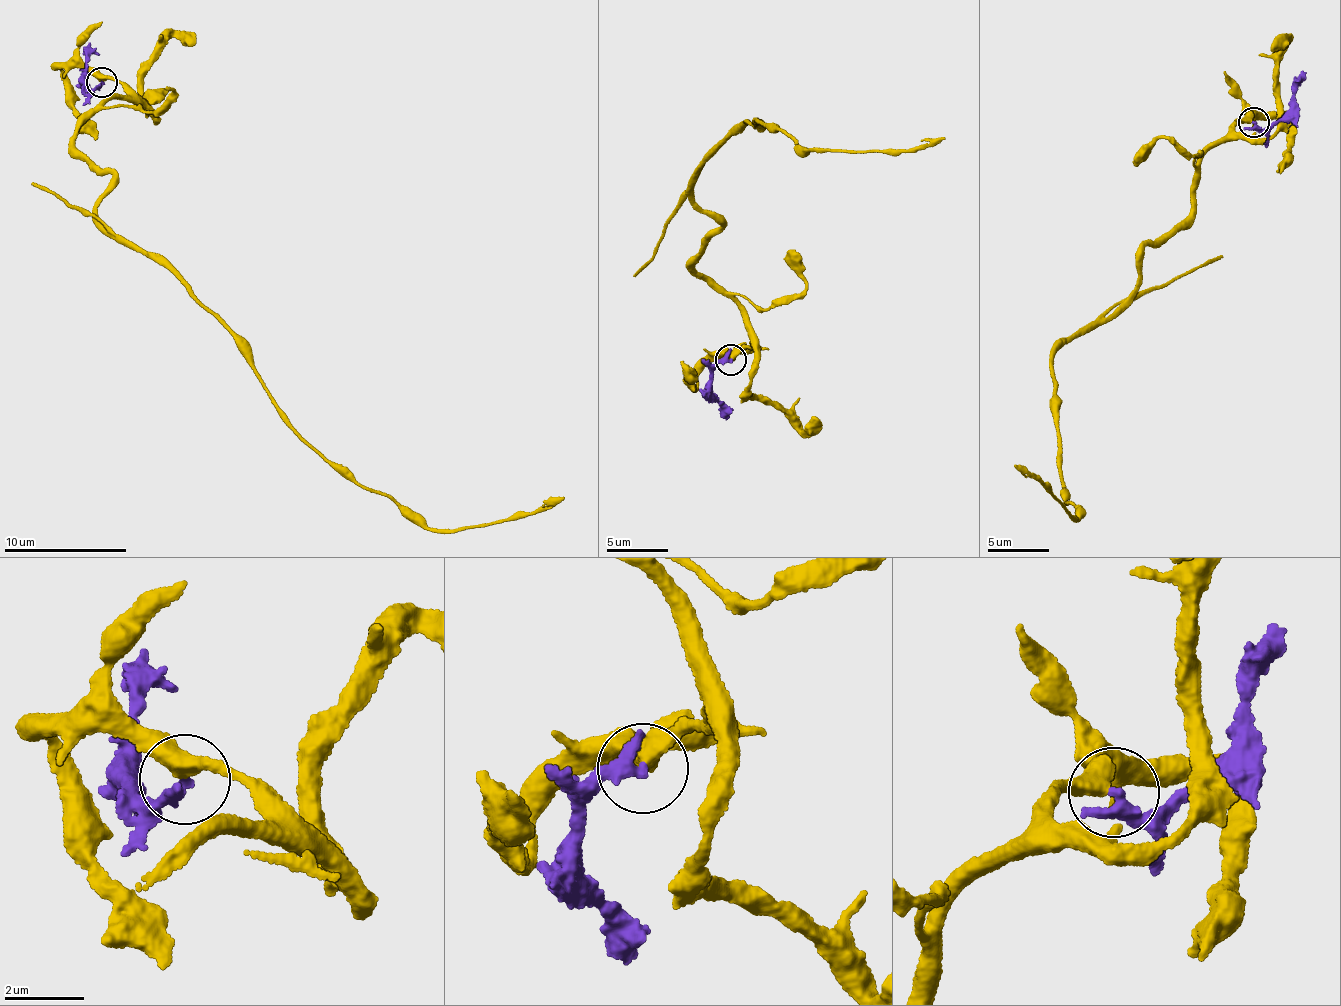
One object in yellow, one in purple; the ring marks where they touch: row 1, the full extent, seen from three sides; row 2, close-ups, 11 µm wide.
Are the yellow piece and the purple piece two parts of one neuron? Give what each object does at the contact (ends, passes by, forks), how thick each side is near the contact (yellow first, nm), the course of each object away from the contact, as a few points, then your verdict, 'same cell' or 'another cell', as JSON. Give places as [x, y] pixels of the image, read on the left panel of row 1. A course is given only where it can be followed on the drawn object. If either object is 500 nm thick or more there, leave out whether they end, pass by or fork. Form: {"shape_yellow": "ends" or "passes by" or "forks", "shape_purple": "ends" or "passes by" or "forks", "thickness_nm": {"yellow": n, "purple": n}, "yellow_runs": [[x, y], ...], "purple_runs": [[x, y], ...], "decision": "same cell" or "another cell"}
{"shape_yellow": "passes by", "shape_purple": "ends", "thickness_nm": {"yellow": 460, "purple": 400}, "yellow_runs": [[102, 82], [126, 94], [74, 133], [113, 175], [98, 215], [230, 333], [284, 424], [435, 530], [564, 497]], "purple_runs": [[102, 82], [90, 89], [84, 78], [88, 44]], "decision": "another cell"}

